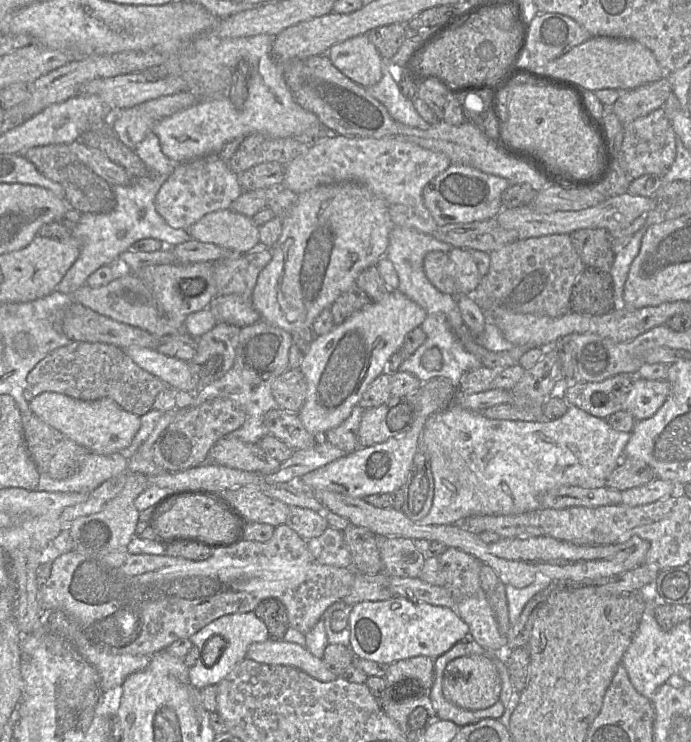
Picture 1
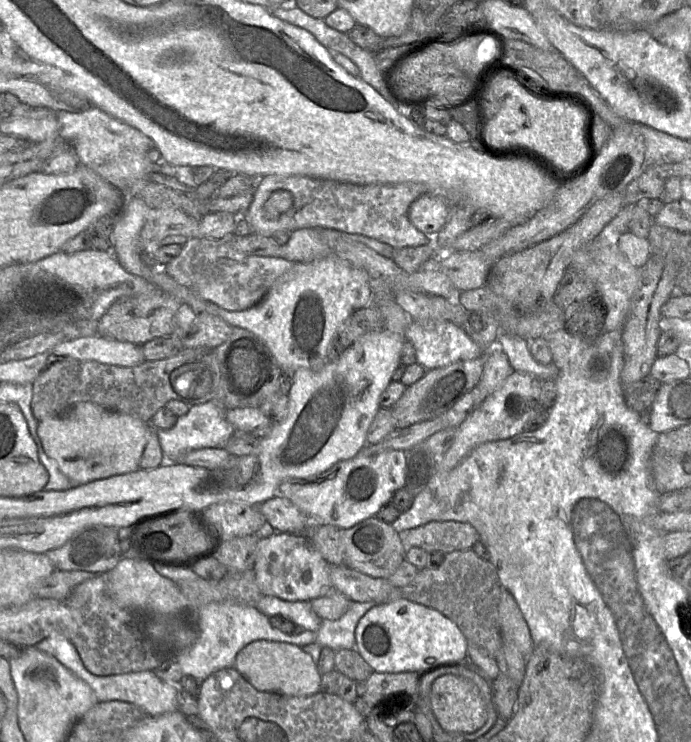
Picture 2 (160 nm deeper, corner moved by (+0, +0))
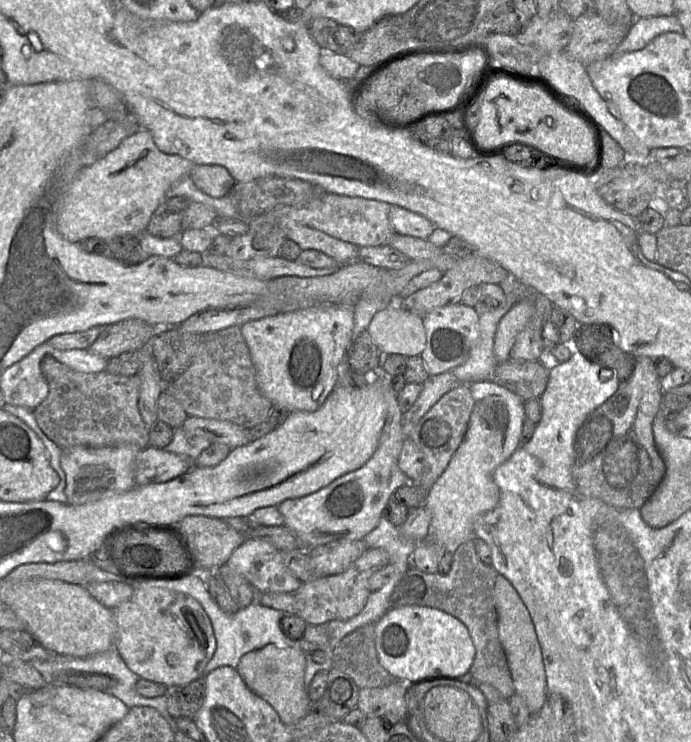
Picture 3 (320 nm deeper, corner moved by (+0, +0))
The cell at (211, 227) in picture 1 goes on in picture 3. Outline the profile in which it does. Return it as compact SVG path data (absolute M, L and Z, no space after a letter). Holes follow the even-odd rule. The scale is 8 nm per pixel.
M218 165L194 166L188 177L198 189L215 198L226 196L235 184L230 173Z

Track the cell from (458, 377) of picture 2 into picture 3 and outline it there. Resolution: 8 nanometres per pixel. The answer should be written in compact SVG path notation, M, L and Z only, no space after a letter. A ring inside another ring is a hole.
M508 359L496 365L491 382L518 395L523 401L540 399L549 379L549 370L539 361Z

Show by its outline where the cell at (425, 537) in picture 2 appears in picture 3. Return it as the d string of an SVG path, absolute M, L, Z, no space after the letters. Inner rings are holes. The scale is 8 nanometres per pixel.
M368 549L343 573L302 583L294 593L298 608L296 615L312 625L328 623L331 620L347 620L356 616L364 608L370 595L369 578L388 564L389 555L384 549Z

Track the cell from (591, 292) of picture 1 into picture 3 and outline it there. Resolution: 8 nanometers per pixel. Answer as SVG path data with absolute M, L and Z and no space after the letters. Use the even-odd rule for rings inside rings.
M578 324L573 336L575 346L600 367L611 369L619 381L628 380L635 369L635 357L619 346L617 333L603 324Z

